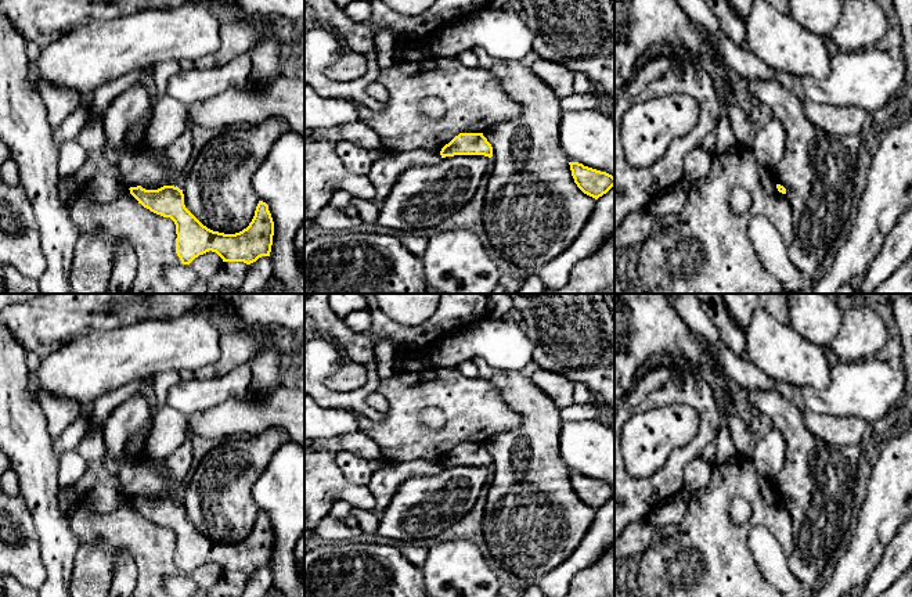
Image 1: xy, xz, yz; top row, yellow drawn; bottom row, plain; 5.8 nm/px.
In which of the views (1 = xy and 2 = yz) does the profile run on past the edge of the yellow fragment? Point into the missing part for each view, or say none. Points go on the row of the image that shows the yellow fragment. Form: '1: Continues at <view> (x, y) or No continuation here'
1: No continuation here
2: No continuation here

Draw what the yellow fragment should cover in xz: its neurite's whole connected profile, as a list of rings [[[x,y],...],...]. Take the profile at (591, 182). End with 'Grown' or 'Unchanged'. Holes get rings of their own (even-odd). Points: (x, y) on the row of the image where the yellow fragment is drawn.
[[[569,162],[577,187],[587,195],[598,199],[614,186],[614,177],[578,162]]]. Unchanged

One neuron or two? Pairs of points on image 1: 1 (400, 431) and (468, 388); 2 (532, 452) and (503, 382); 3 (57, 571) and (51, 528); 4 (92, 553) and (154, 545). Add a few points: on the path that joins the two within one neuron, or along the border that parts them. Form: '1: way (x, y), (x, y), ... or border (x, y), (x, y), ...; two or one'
1: way (410, 412), (432, 389), (449, 389); one
2: way (532, 435), (532, 412), (519, 399); one
3: way (57, 560), (56, 539); one
4: border (111, 543), (85, 542), (82, 545); two

